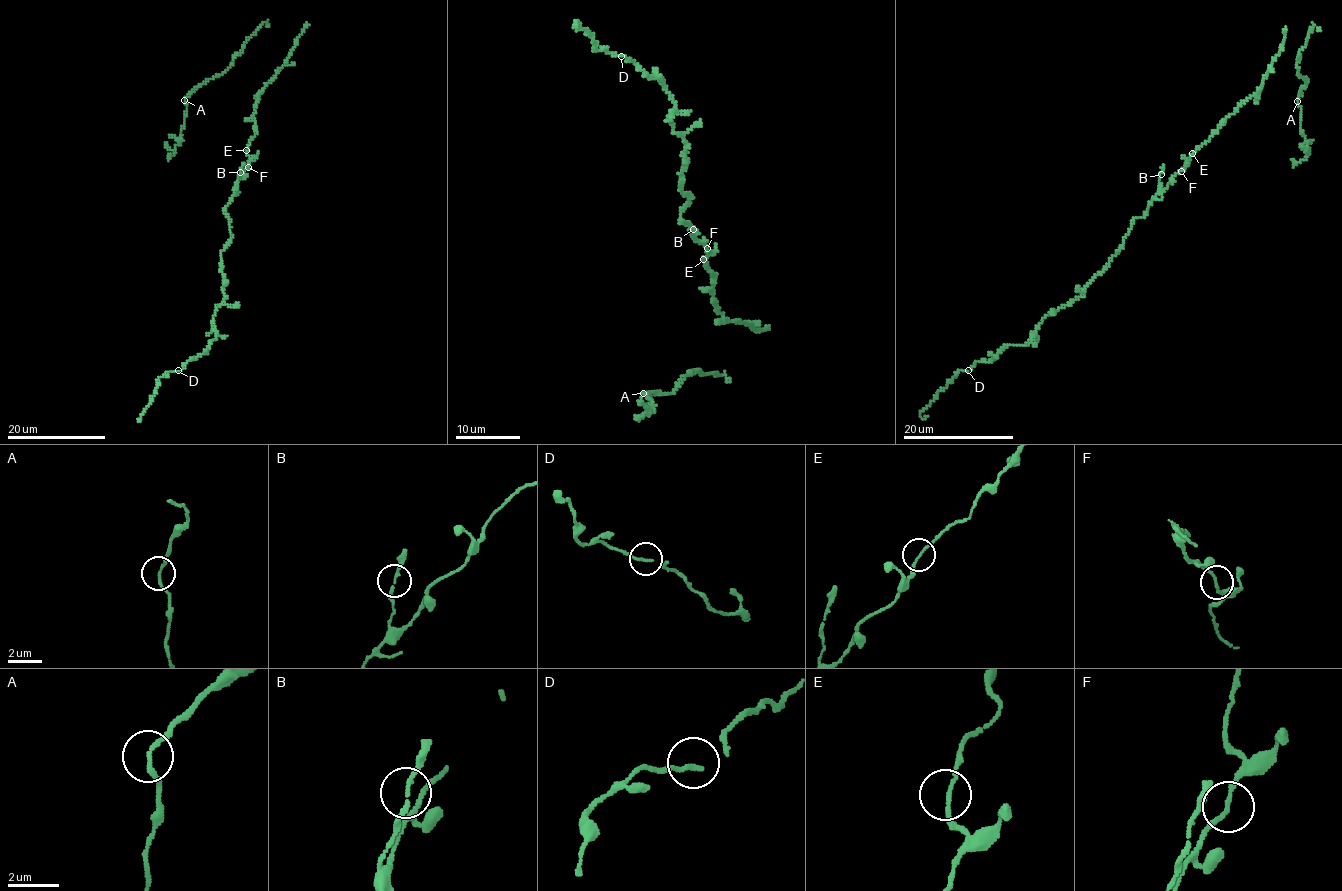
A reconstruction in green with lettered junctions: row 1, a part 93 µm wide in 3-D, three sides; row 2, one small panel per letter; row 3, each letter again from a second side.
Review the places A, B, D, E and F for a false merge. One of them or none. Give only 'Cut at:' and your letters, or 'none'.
Cut at: none

